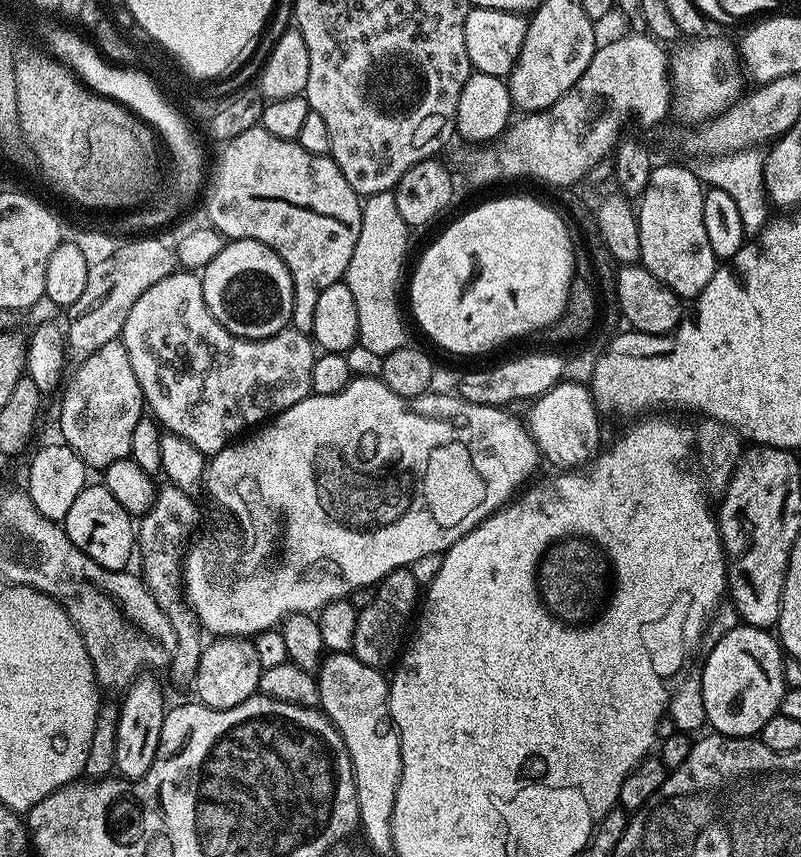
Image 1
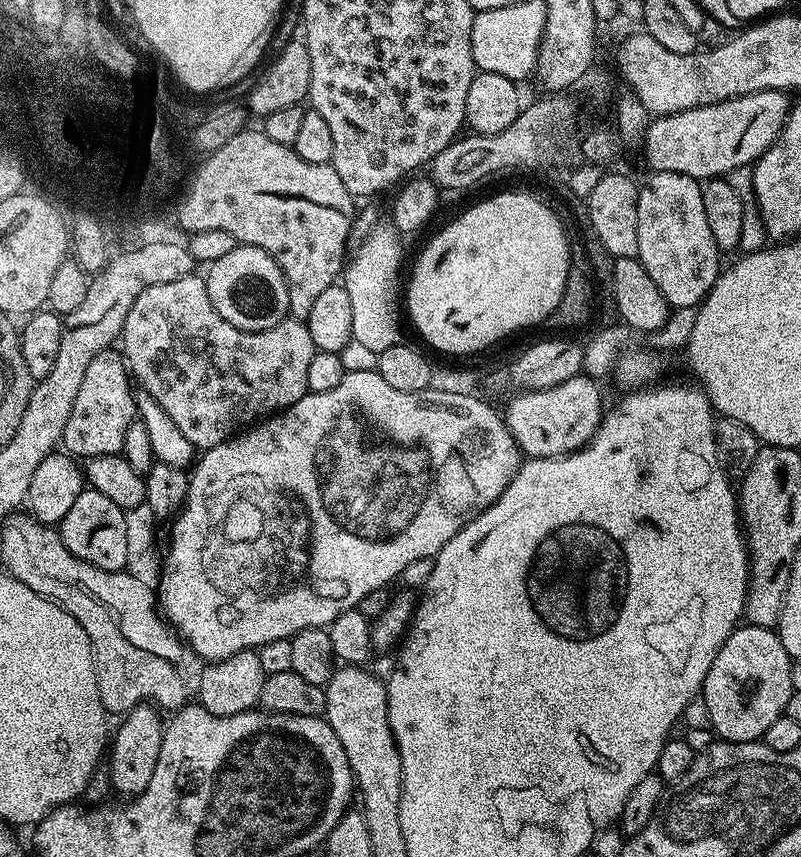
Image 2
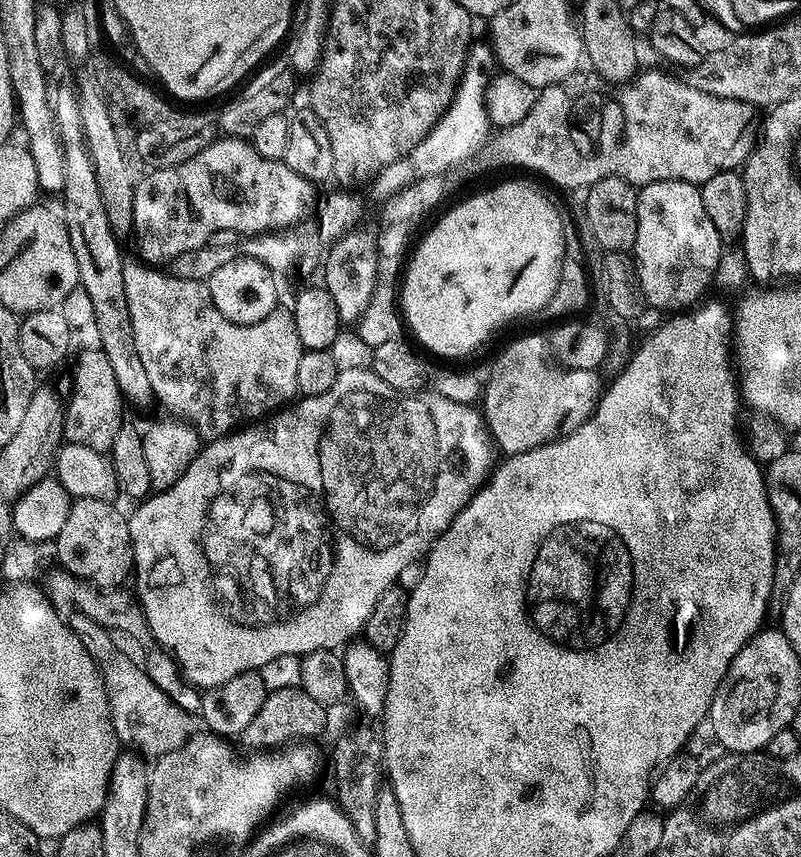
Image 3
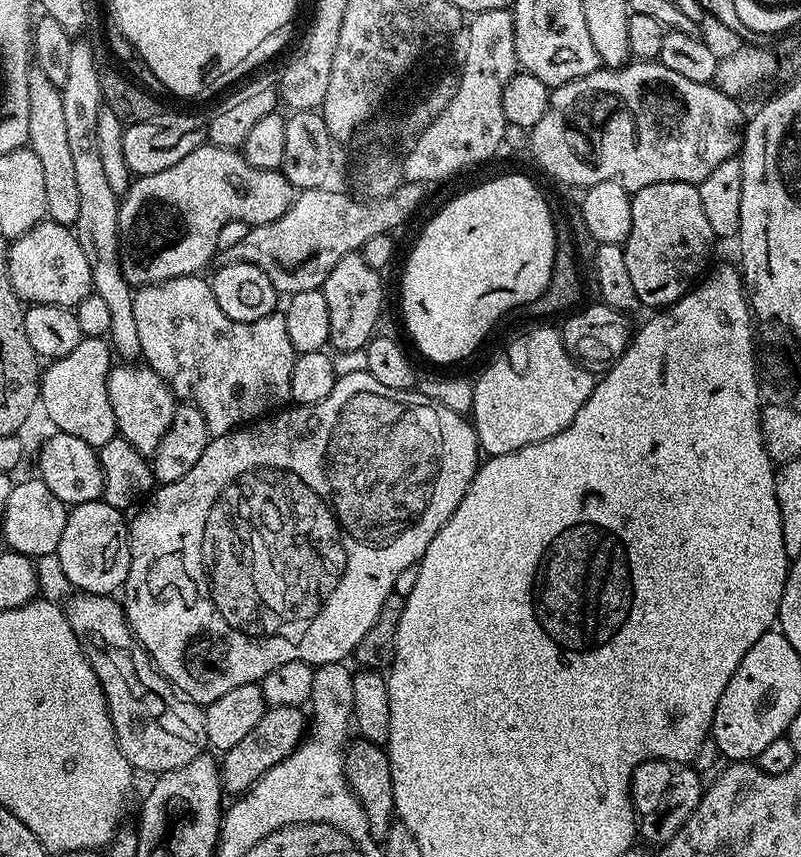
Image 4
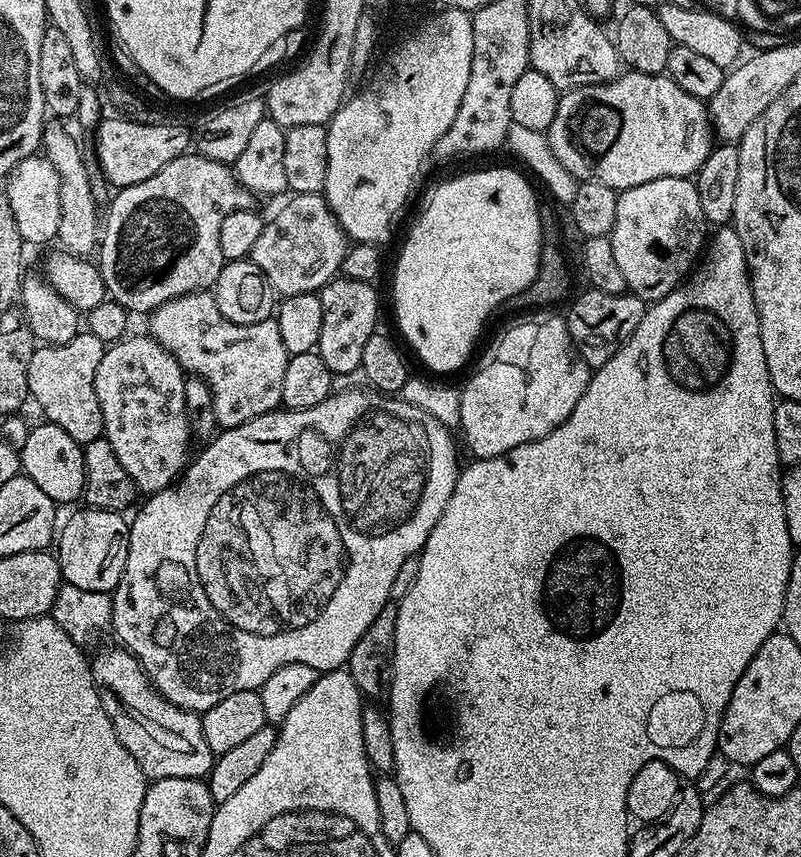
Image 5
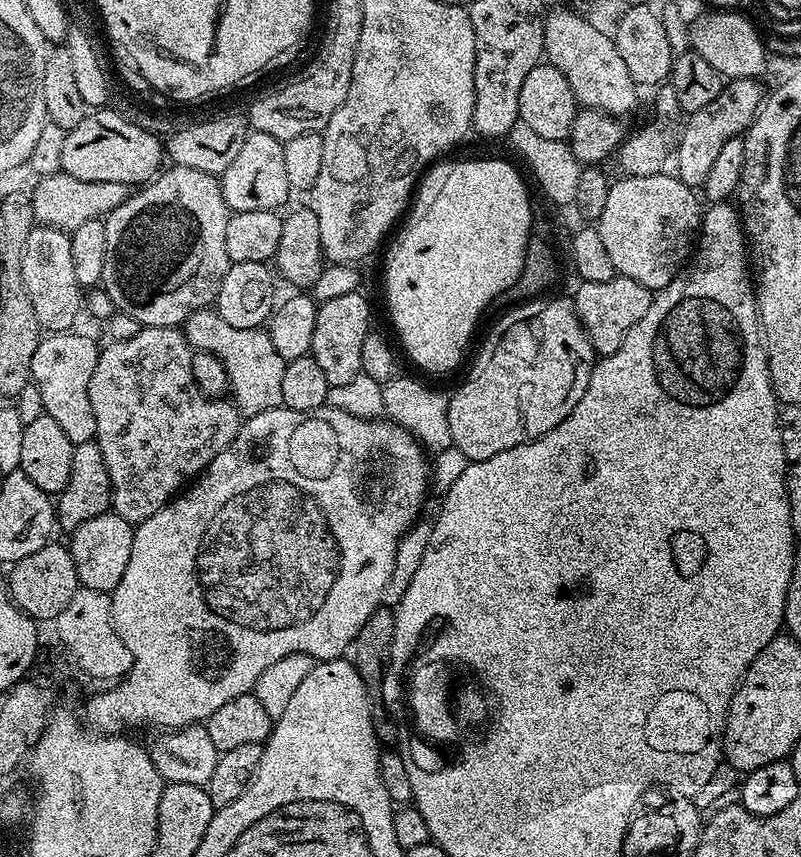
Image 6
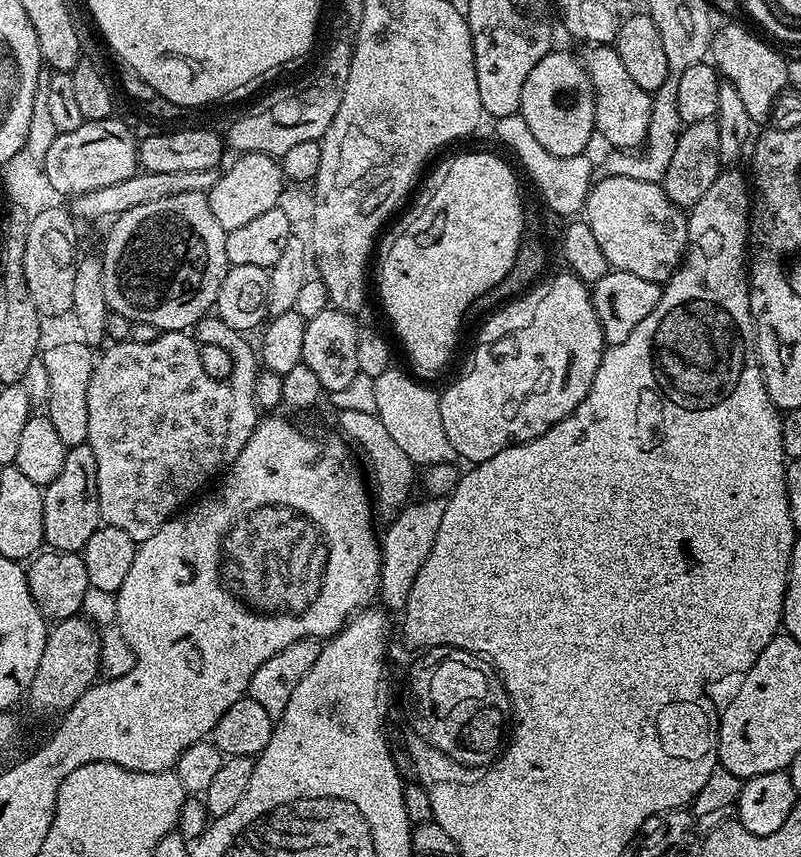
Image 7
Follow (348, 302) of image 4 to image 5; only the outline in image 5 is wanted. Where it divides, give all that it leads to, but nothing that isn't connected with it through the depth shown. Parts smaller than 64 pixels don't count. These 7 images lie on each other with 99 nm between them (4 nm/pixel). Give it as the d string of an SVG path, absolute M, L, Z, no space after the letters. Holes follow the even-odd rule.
M333 278L318 293L322 302L322 334L315 351L337 377L360 372L362 346L366 346L366 338L370 338L378 328L376 319L380 316L380 300L374 289L372 284L366 282Z

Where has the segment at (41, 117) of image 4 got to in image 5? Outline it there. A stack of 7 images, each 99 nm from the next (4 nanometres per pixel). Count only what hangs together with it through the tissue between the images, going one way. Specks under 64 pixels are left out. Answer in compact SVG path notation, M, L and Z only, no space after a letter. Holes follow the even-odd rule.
M45 123L42 135L42 152L58 170L60 179L60 221L56 240L59 247L85 258L97 251L102 235L102 212L96 209L96 192L92 189L92 176L88 164L76 145L76 140L60 124Z

